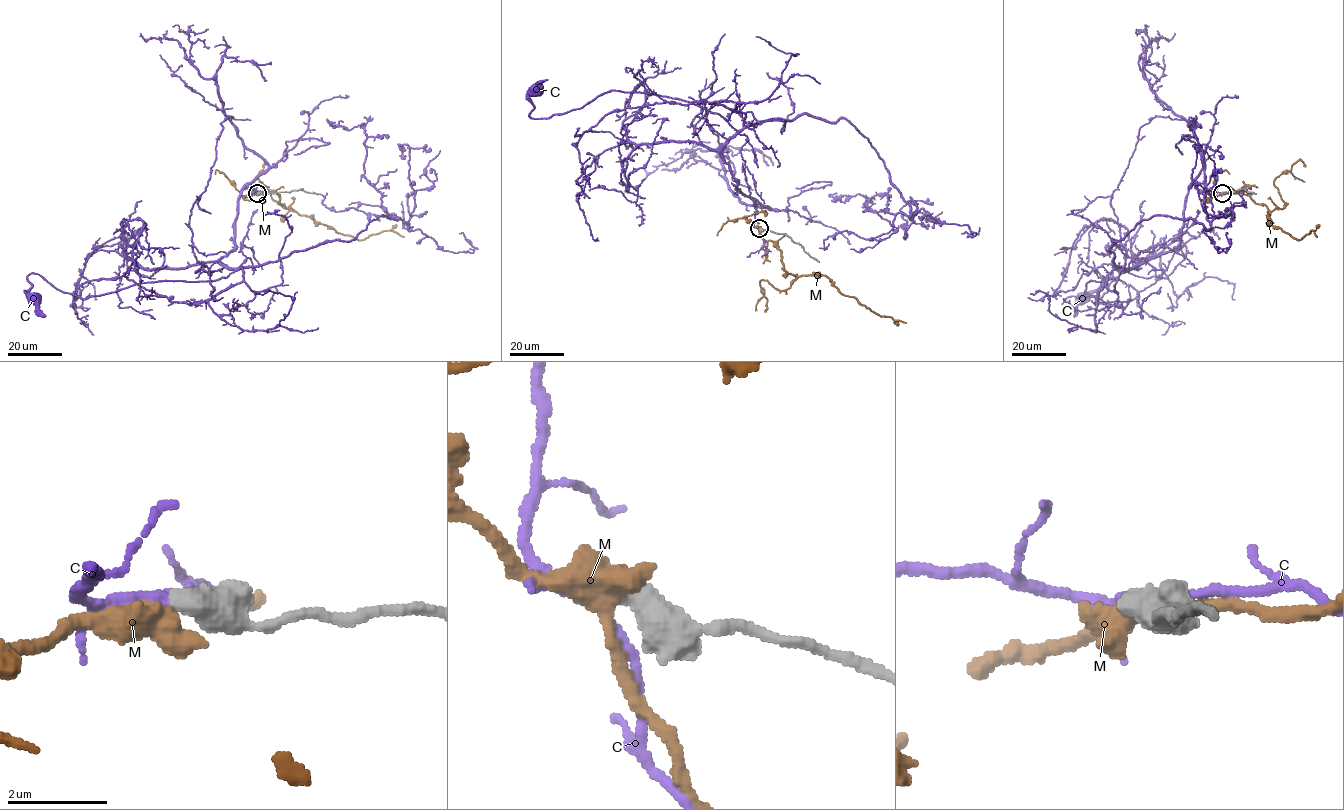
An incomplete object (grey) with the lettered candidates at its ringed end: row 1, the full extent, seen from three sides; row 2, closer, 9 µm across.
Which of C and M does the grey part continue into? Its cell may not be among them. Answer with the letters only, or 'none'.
C

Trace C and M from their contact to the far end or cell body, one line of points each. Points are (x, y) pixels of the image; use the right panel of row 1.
C: (1222, 192), (1192, 184), (1180, 242), (1117, 277), (1090, 280), (1084, 292), (1099, 299), (1112, 273), (1084, 299)
M: (1222, 193), (1235, 191), (1248, 195), (1267, 207), (1270, 224), (1298, 240), (1311, 230), (1316, 237)

